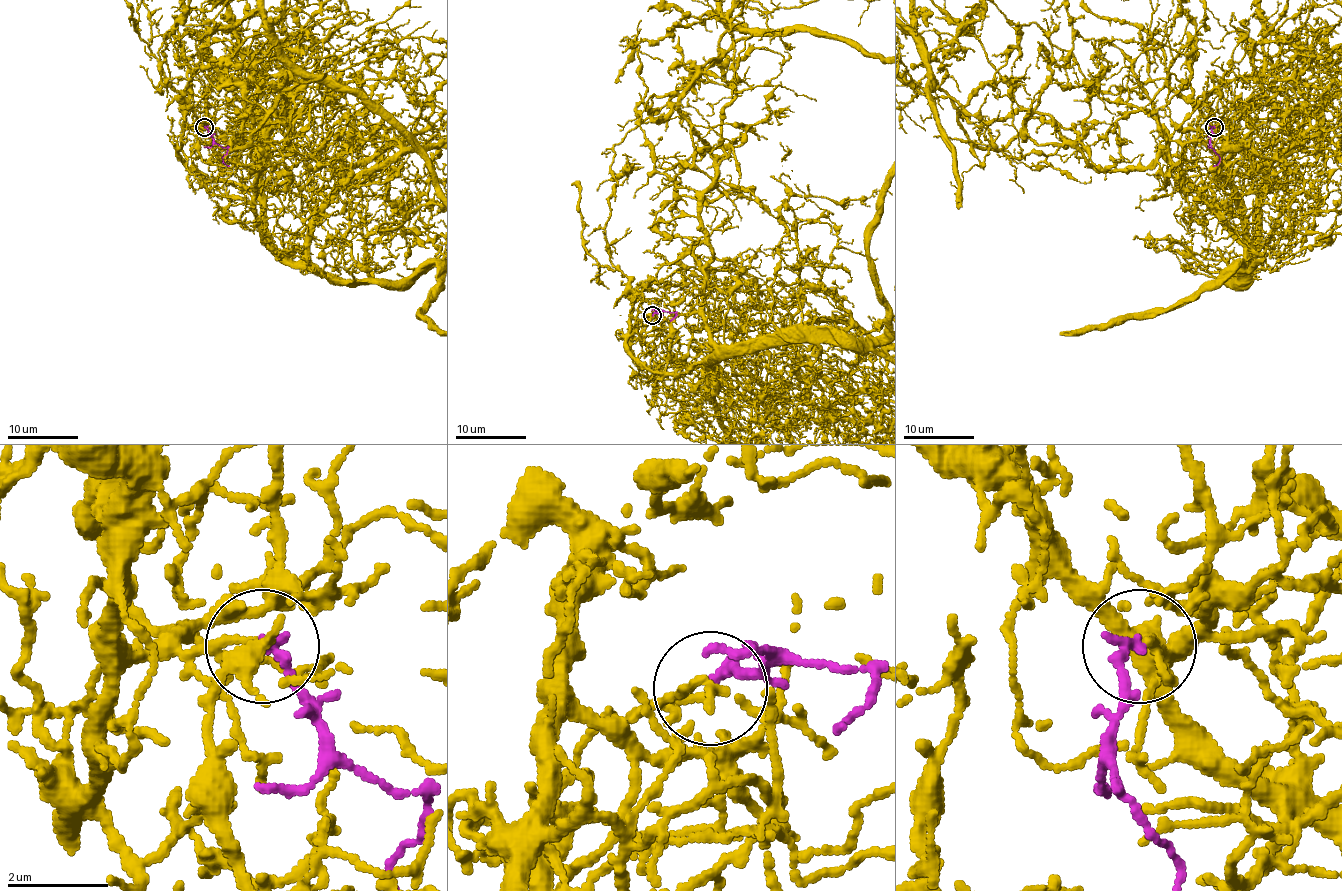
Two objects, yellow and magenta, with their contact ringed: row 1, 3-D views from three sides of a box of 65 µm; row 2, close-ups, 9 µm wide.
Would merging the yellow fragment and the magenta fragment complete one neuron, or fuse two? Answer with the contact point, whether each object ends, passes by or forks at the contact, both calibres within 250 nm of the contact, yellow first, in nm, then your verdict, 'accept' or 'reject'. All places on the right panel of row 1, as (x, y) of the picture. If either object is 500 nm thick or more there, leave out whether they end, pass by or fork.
(1214, 127) | yellow passes by | magenta ends | 100/200 nm | accept

